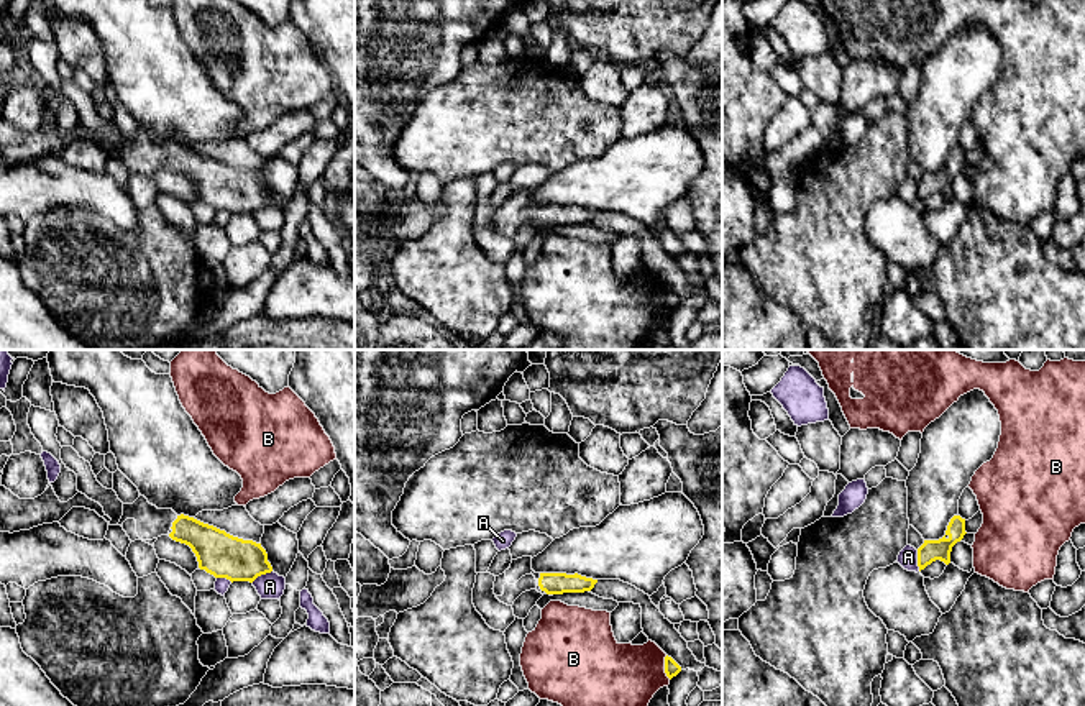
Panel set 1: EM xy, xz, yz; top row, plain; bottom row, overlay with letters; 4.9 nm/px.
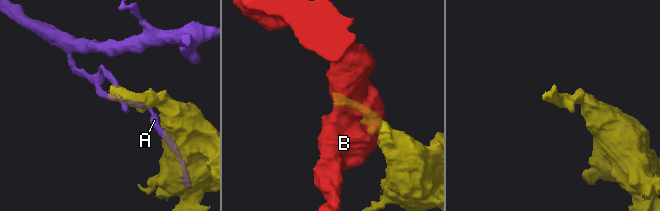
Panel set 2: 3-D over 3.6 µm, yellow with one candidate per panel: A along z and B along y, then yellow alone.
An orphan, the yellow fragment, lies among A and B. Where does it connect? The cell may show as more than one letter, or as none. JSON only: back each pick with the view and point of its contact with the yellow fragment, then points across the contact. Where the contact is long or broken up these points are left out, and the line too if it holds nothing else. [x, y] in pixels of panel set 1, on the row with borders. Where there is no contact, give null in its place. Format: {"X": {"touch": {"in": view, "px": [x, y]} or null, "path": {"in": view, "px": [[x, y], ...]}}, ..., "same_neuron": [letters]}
{"same_neuron": []}

